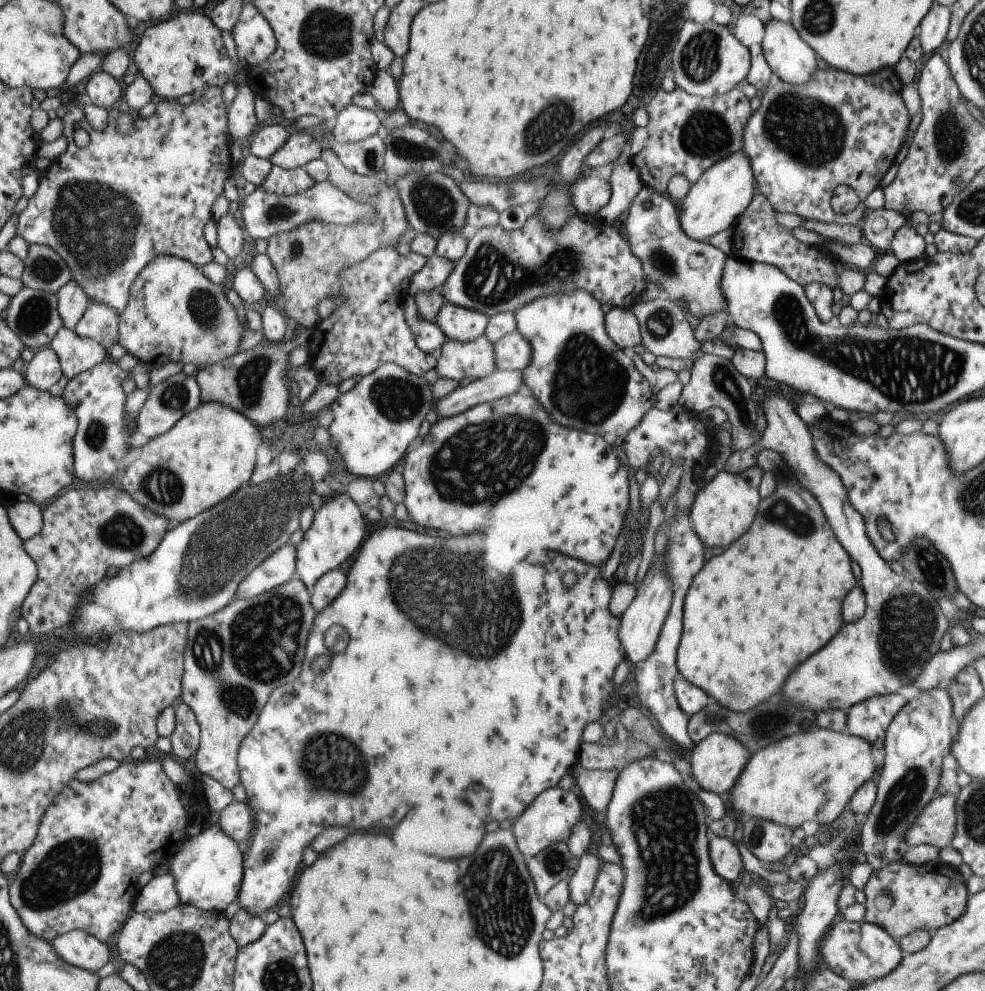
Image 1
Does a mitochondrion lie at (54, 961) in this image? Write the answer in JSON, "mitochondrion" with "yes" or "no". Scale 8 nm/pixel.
{"mitochondrion":"no"}

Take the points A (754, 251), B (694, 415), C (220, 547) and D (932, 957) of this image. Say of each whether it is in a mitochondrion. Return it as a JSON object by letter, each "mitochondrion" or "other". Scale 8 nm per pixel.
{"A":"other","B":"other","C":"mitochondrion","D":"other"}

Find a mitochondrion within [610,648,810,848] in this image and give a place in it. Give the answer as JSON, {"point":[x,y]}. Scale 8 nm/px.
{"point":[765,722]}

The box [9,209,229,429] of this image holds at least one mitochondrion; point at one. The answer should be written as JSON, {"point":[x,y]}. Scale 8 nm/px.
{"point":[33,318]}

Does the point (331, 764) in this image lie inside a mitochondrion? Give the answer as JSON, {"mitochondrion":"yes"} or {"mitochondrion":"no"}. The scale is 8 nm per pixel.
{"mitochondrion":"yes"}

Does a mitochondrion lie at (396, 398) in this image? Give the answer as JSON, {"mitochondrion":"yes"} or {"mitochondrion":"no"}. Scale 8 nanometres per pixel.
{"mitochondrion":"yes"}

